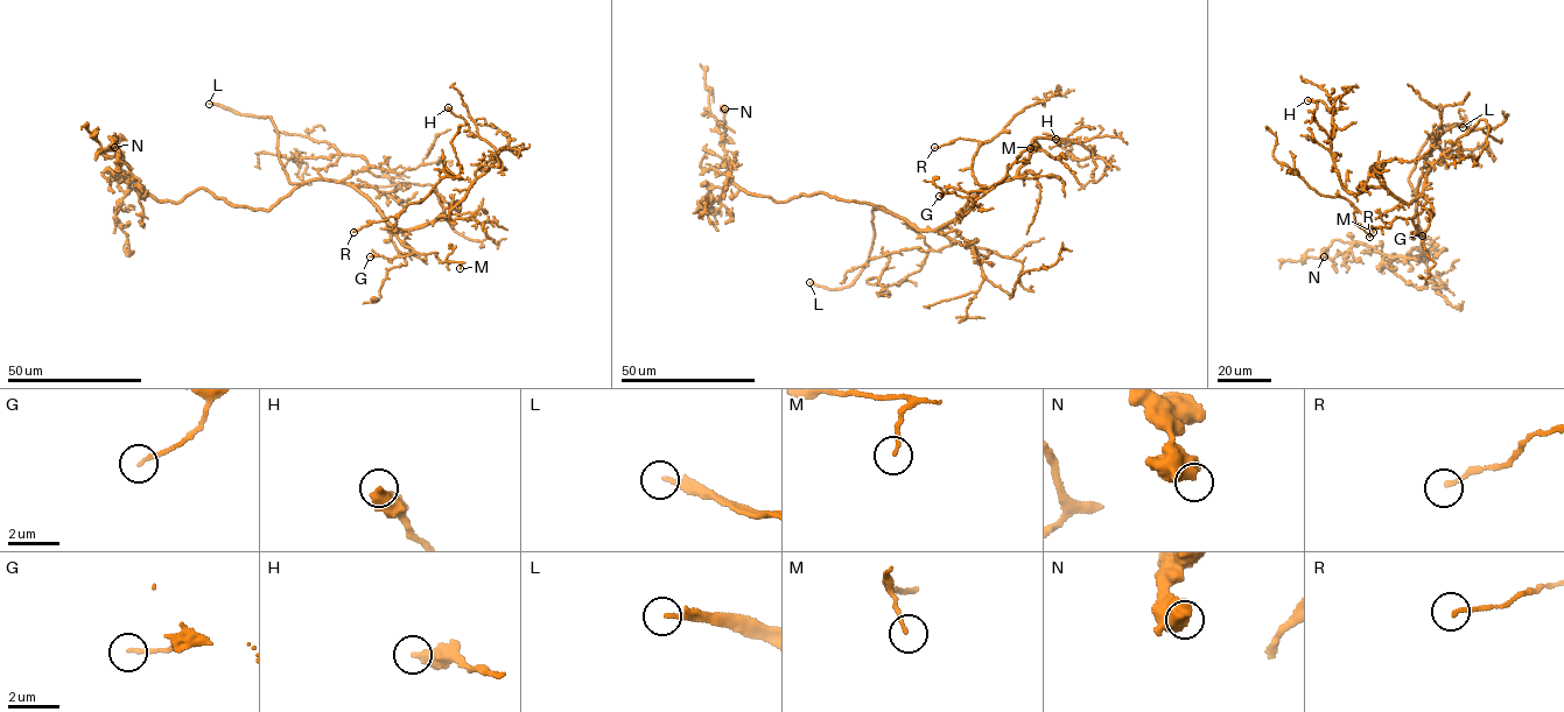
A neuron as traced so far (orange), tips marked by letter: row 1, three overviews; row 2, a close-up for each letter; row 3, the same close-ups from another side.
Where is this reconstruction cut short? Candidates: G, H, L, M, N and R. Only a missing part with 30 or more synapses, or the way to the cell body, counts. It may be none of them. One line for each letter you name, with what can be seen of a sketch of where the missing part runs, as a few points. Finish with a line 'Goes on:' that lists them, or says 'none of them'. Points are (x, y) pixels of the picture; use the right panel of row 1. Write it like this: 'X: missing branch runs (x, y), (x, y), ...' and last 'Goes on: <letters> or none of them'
H: missing branch runs (1307, 100), (1283, 100), (1278, 104), (1276, 120), (1280, 127)
L: missing branch runs (1463, 127), (1452, 143), (1453, 147), (1451, 145)
Goes on: H, L

